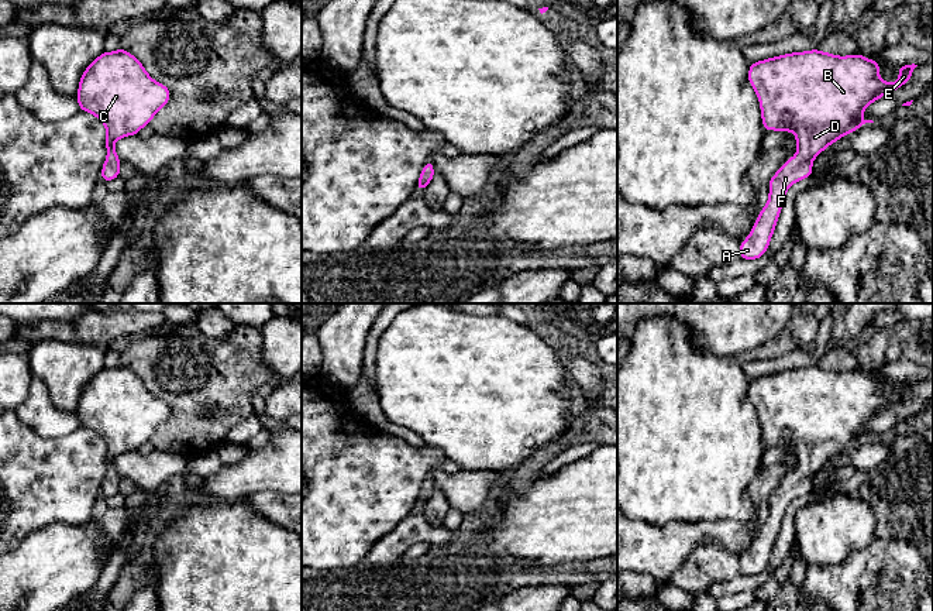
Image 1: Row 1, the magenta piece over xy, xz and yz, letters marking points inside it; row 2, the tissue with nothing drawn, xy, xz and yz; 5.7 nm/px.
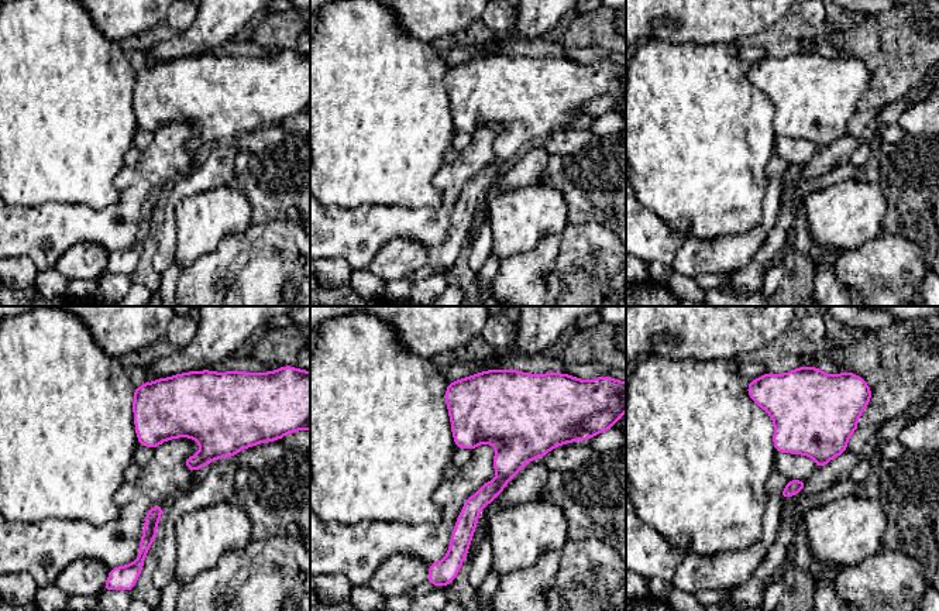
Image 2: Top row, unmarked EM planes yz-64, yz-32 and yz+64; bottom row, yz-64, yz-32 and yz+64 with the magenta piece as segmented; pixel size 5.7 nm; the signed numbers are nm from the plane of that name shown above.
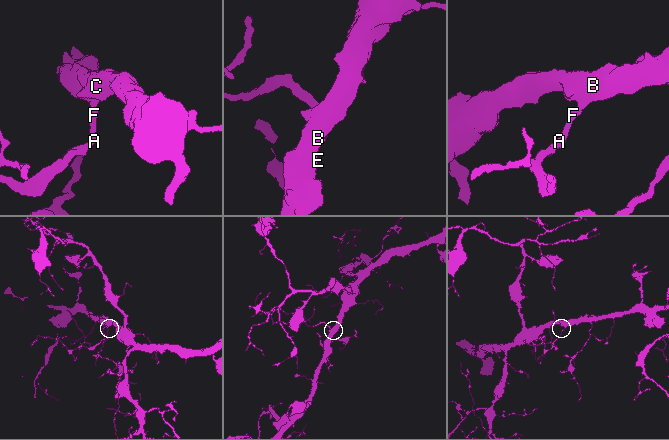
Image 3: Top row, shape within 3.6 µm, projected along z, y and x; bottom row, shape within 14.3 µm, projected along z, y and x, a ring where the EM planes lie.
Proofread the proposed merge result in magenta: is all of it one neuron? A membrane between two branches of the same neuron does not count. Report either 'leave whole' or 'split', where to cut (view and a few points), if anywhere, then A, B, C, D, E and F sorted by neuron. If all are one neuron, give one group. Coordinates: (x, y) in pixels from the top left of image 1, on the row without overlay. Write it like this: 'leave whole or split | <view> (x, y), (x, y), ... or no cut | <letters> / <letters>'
leave whole | no cut | A B C D E F

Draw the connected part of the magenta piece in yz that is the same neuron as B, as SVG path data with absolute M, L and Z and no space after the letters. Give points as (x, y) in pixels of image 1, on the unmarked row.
M812 365L785 370L750 381L748 397L758 412L765 447L793 447L798 466L796 471L789 474L771 494L768 518L753 540L751 550L740 560L741 576L755 576L765 570L781 529L784 512L791 501L812 491L810 478L843 452L855 447L865 439L874 439L861 435L864 425L908 399L916 382L915 380L898 382L899 395L895 399L888 399L878 392L879 380L860 370L837 373Z

